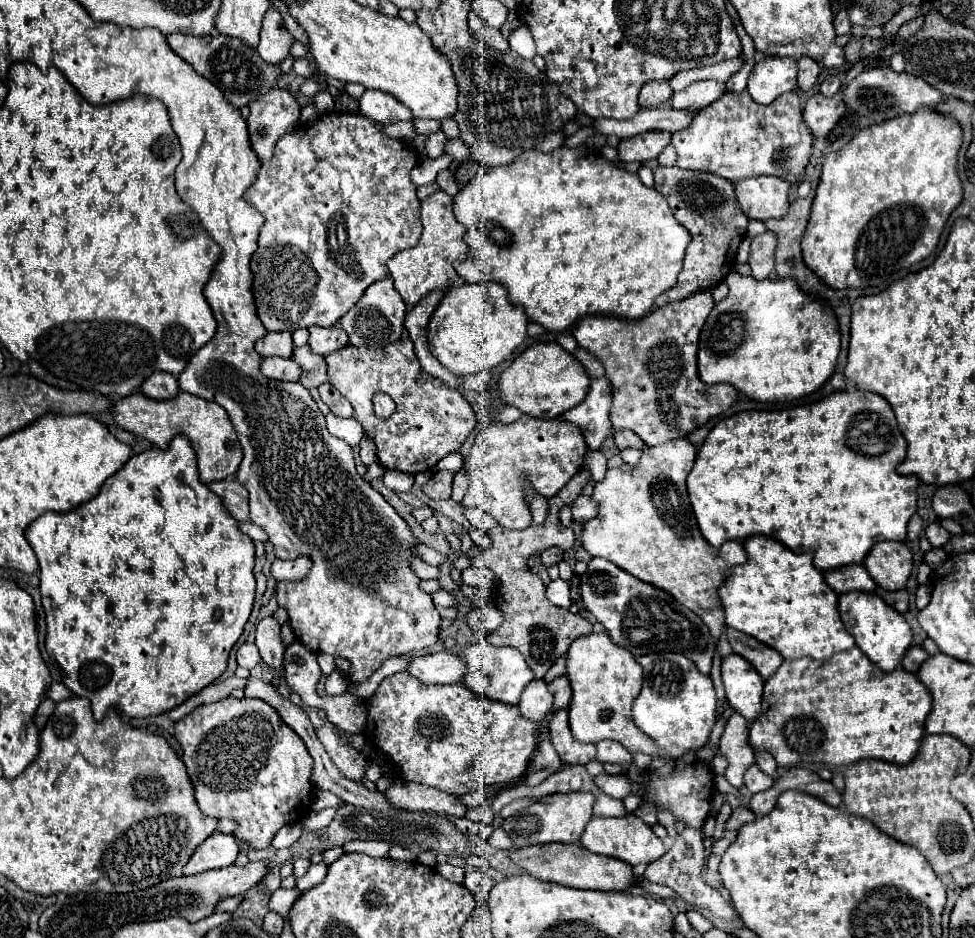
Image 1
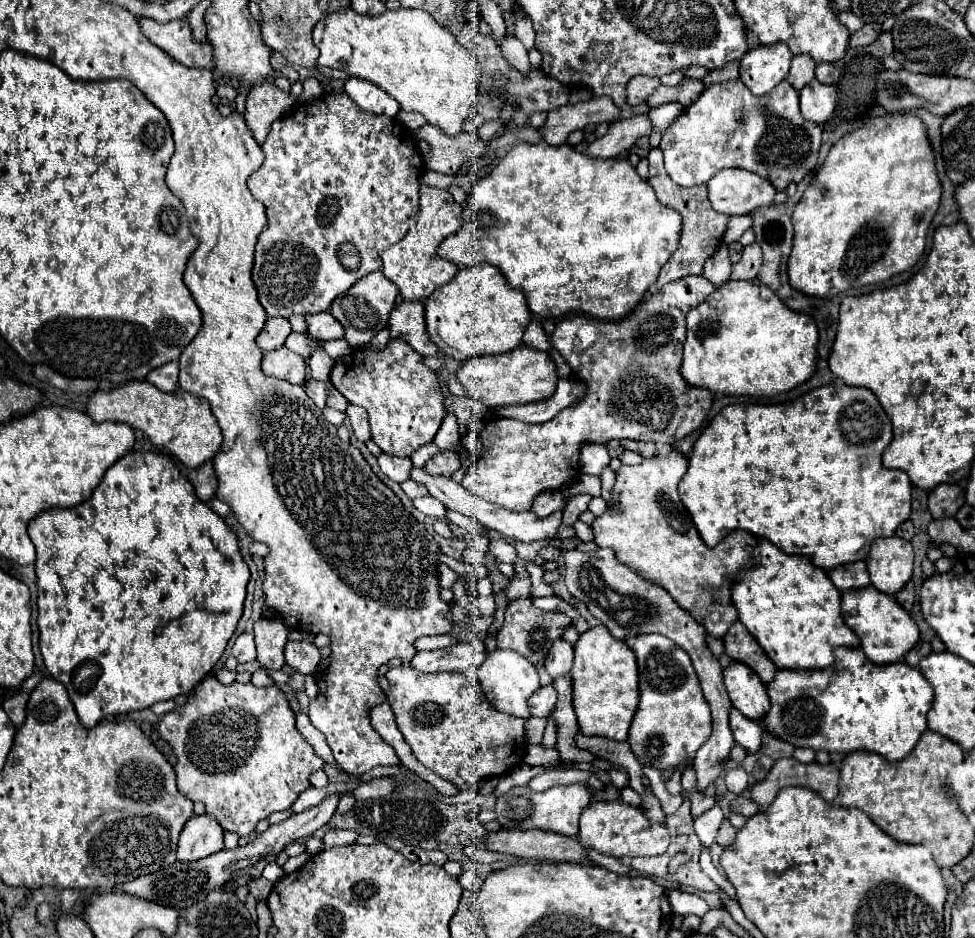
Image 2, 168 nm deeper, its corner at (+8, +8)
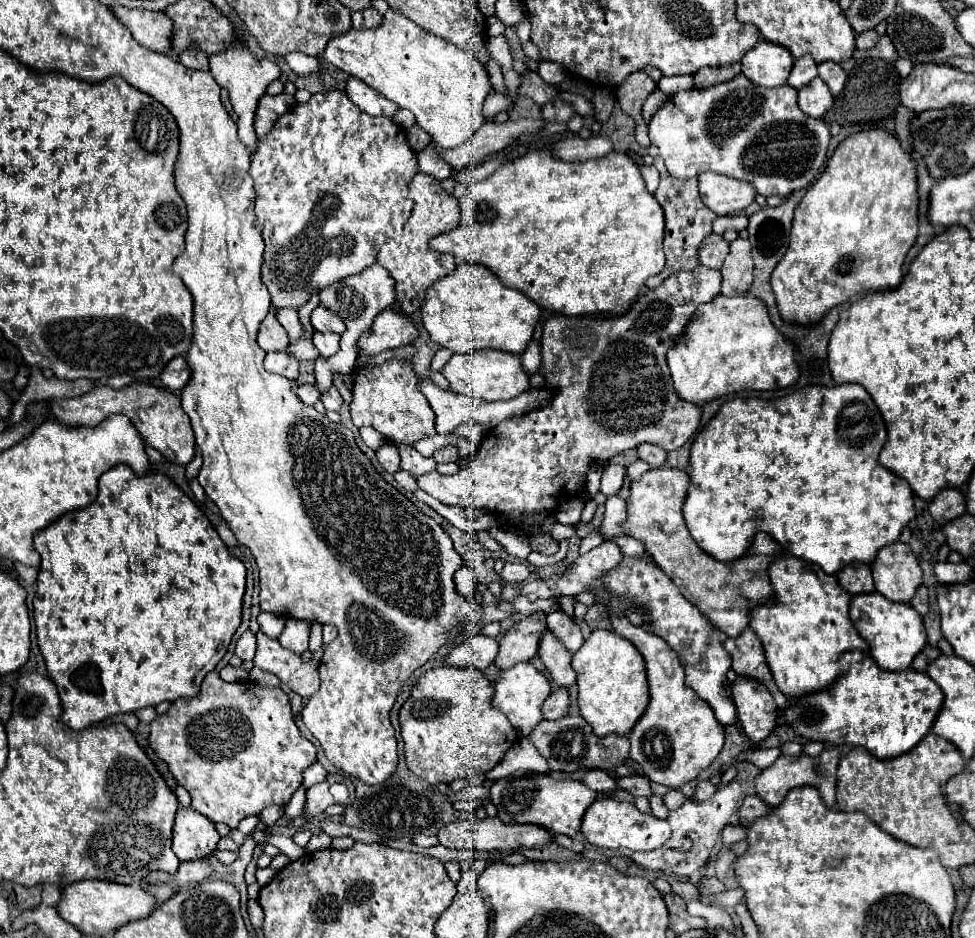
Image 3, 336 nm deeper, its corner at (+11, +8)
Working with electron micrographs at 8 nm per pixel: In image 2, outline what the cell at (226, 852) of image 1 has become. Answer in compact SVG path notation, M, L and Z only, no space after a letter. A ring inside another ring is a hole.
M194 815L182 829L178 840L178 861L196 861L222 851L224 829L210 815Z

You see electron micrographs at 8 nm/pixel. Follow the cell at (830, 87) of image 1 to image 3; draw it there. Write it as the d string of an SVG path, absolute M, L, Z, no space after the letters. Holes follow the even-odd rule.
M825 61L819 65L819 77L827 83L827 87L831 89L833 95L839 95L847 81L847 73L843 71L843 67L833 61Z

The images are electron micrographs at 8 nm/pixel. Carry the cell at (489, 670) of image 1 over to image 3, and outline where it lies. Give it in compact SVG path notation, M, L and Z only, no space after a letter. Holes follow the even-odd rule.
M517 663L515 667L501 671L501 675L495 683L493 705L507 715L507 719L511 721L511 725L515 727L515 731L519 735L529 735L535 729L535 725L539 725L539 721L543 721L541 707L549 695L551 695L549 679L541 671L537 671L531 663Z

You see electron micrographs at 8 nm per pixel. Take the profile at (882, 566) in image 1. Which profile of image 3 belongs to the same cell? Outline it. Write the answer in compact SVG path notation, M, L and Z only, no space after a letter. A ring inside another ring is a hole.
M899 541L883 547L871 569L877 593L899 603L909 603L923 581L919 559L909 545Z

